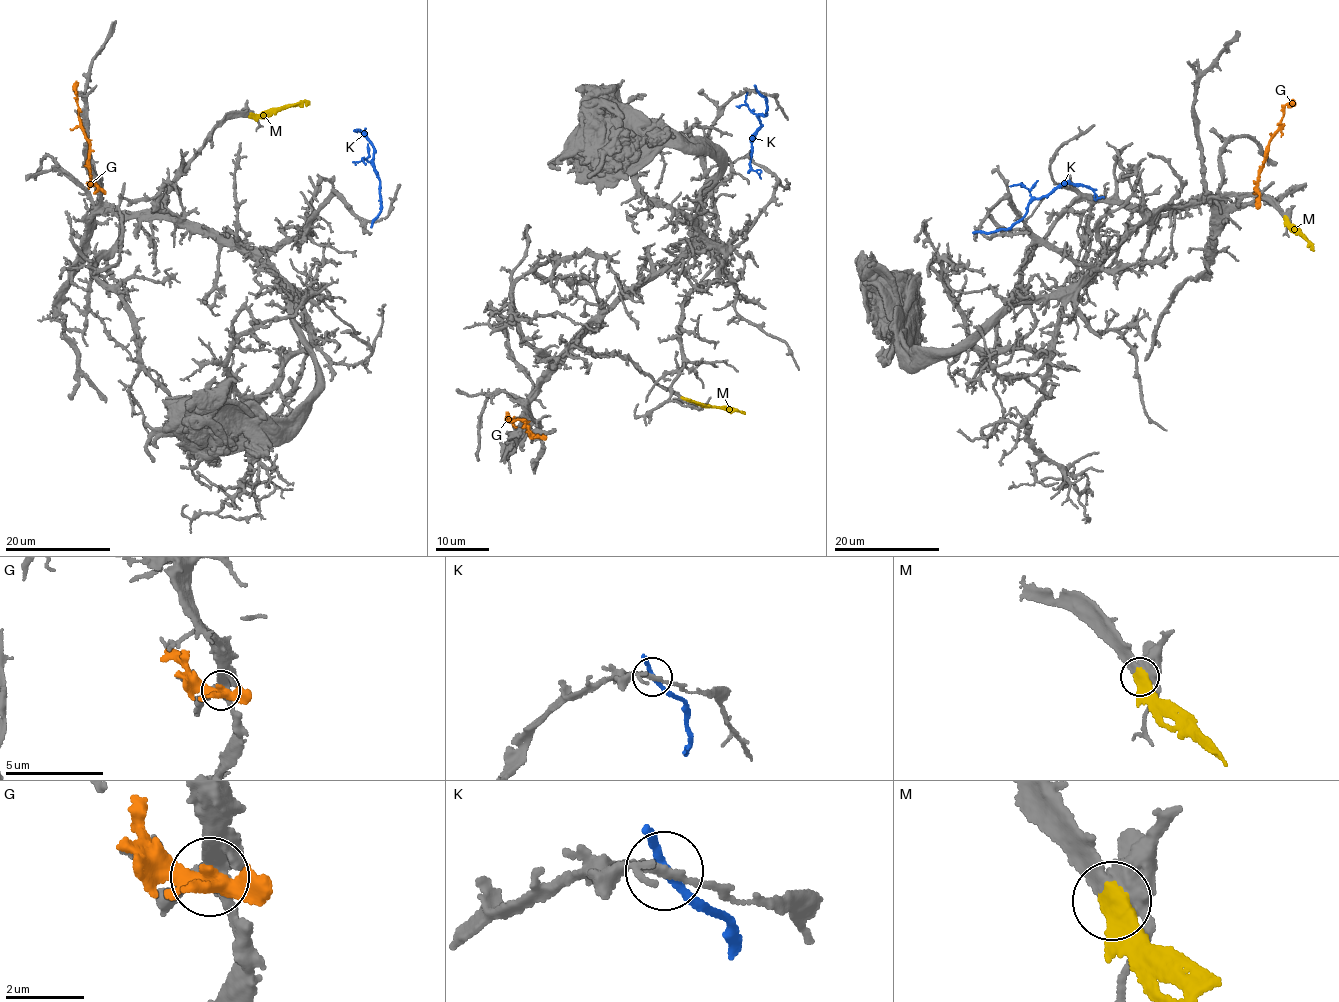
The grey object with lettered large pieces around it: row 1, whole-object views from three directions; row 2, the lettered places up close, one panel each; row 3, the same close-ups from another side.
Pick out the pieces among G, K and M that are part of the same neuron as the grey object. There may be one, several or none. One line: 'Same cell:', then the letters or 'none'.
Same cell: M

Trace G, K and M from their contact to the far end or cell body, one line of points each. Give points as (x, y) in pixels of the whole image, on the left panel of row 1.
G: (97, 186), (91, 178), (88, 139), (79, 117), (74, 85), (76, 81)
K: (372, 221), (380, 210), (381, 198), (372, 144), (357, 130), (364, 132), (366, 128)
M: (251, 115), (304, 102), (309, 105)

